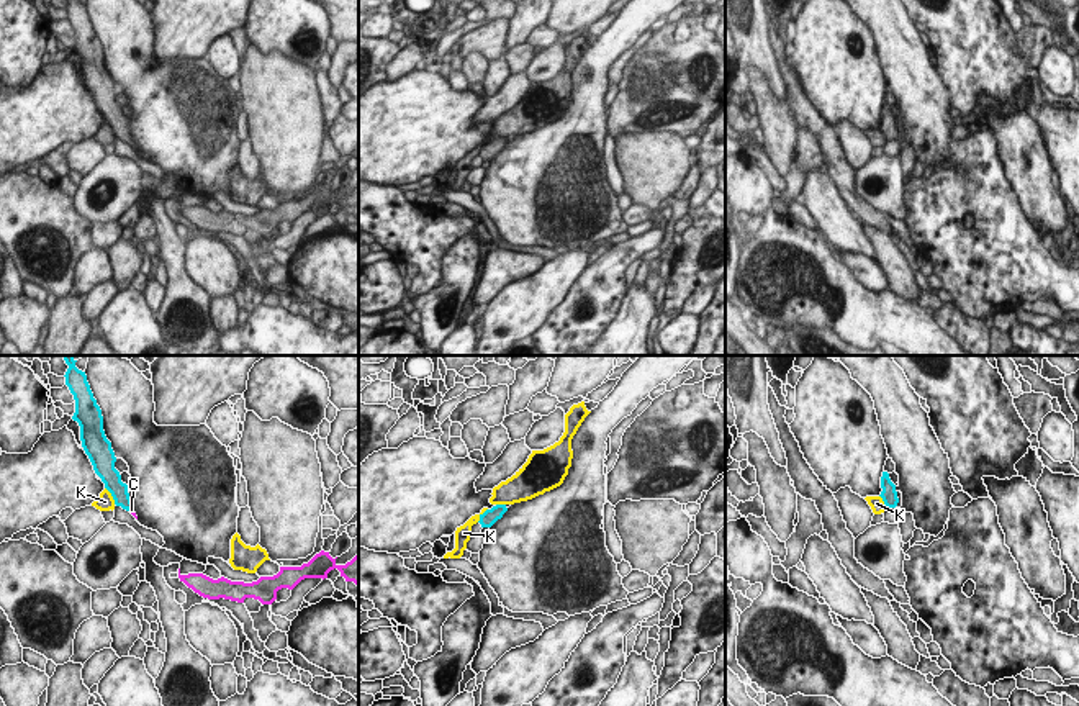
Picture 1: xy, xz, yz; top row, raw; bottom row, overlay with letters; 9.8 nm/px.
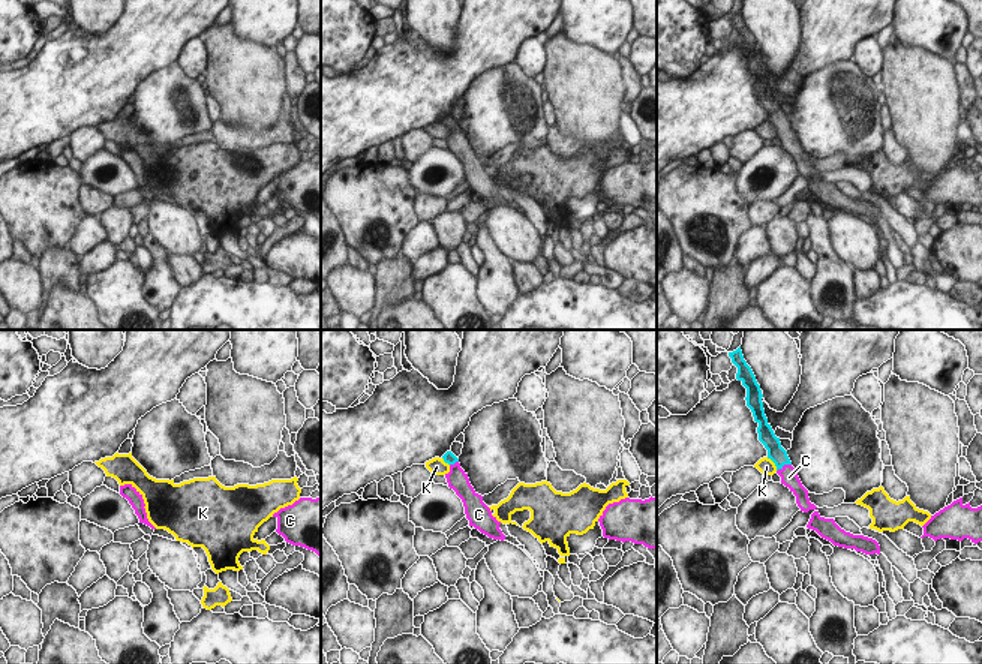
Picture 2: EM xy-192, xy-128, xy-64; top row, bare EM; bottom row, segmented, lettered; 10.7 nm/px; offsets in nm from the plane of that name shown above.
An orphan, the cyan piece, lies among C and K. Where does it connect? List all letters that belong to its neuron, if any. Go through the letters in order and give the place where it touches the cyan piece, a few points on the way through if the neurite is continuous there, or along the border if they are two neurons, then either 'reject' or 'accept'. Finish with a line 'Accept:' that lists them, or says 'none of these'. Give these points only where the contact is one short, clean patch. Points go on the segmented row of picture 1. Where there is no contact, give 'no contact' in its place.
C: meets cyan in xy at (130, 508); runs through xy (118, 490), (130, 508), (131, 510); accept
K: meets cyan in xy at (112, 495); border along xy (105, 487), (115, 503); reject
Accept: C

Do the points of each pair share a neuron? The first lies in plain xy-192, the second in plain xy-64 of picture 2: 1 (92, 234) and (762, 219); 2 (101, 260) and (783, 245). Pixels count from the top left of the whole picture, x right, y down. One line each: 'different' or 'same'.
1: different
2: different

